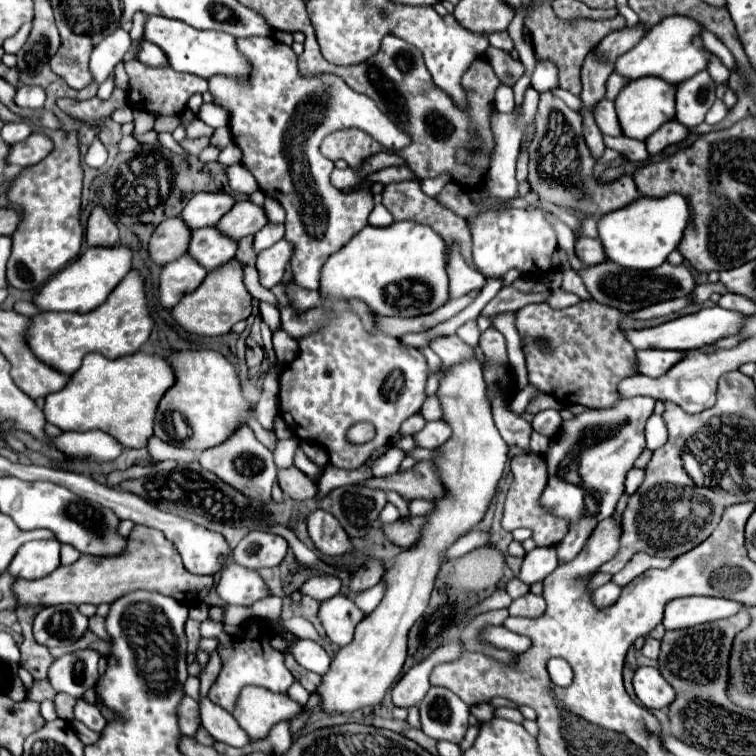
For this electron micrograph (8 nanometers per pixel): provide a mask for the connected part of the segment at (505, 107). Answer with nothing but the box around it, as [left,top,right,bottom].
[494,84,515,113]

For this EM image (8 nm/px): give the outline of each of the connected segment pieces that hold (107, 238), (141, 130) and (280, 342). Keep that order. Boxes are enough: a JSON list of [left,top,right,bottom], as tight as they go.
[[86,207,118,247],[134,111,156,135],[272,329,298,365]]

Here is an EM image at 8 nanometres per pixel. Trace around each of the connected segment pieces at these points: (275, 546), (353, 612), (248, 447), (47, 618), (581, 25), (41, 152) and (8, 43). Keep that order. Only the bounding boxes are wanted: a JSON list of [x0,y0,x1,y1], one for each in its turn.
[[234,531,288,569],[318,595,364,647],[200,427,278,501],[34,605,88,647],[526,1,626,95],[6,133,52,167],[2,23,32,53]]

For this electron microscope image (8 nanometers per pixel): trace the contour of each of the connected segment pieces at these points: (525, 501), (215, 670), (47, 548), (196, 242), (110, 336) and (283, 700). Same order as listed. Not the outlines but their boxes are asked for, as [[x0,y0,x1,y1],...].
[[502,455,568,547],[199,650,222,697],[8,541,60,579],[188,227,236,271],[24,271,154,373],[234,687,302,741]]

